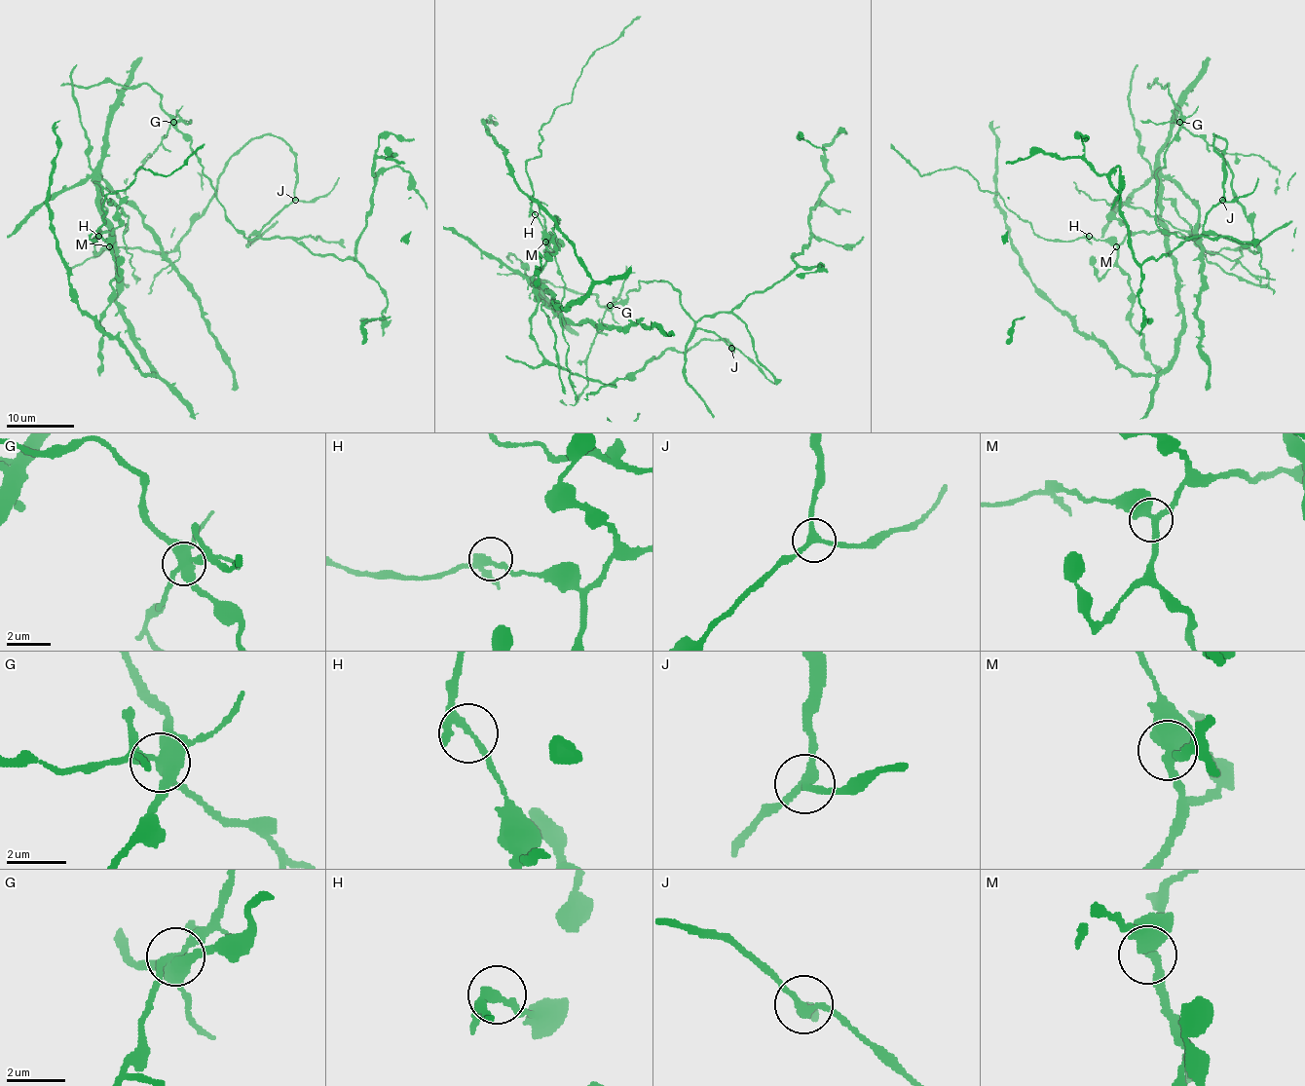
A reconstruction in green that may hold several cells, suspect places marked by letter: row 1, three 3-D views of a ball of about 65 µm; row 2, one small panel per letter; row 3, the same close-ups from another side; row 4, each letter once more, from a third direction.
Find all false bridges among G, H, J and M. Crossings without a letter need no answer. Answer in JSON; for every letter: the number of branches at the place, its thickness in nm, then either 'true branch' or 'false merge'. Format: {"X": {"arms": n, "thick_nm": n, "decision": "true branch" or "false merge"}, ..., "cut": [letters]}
{"G": {"arms": 5, "thick_nm": 460, "decision": "false merge"}, "H": {"arms": 3, "thick_nm": 220, "decision": "false merge"}, "J": {"arms": 3, "thick_nm": 240, "decision": "true branch"}, "M": {"arms": 3, "thick_nm": 360, "decision": "true branch"}, "cut": ["G", "H"]}

